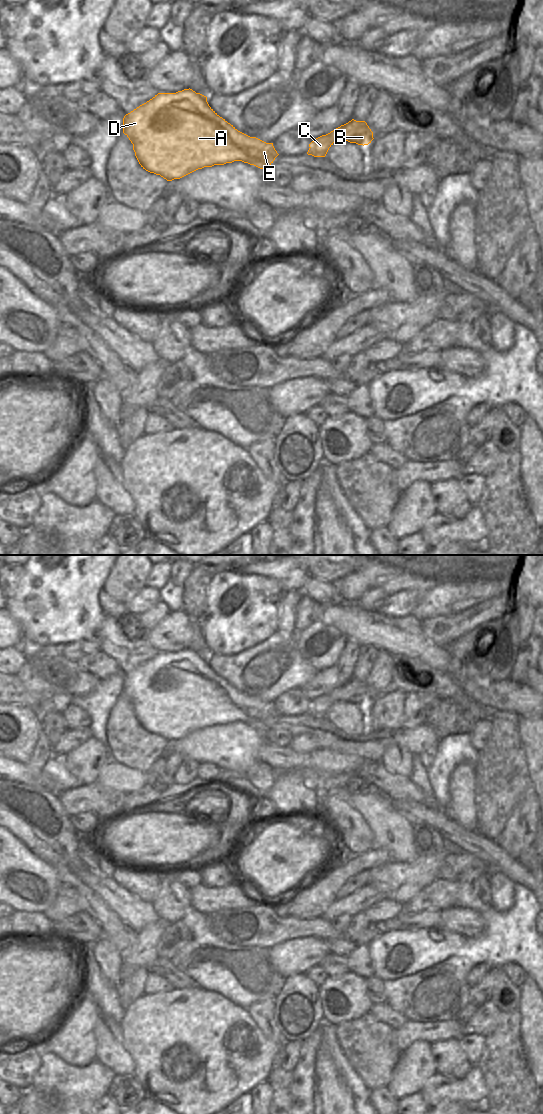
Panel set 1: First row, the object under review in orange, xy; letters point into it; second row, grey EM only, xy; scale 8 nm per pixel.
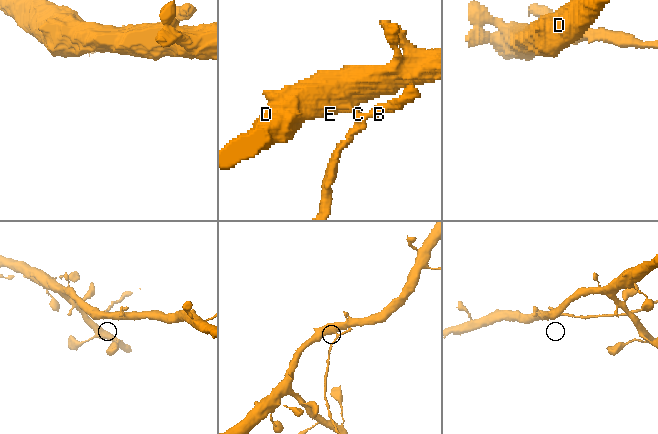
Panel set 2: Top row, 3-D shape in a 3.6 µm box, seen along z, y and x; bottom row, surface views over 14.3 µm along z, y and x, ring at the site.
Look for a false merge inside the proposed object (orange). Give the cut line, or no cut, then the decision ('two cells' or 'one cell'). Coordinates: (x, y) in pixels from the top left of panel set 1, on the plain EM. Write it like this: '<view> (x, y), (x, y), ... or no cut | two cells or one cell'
xy (309, 708), (311, 714) | two cells

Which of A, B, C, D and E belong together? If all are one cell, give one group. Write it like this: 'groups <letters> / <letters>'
groups A D E / B C

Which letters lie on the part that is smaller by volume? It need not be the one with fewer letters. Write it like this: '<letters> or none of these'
B, C

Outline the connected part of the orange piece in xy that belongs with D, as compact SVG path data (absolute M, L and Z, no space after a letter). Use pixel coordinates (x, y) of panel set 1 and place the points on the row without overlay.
M192 649L158 653L123 678L123 693L133 704L143 729L167 741L180 739L198 729L242 721L269 729L279 715L273 703L266 703L238 691L208 664L207 657Z

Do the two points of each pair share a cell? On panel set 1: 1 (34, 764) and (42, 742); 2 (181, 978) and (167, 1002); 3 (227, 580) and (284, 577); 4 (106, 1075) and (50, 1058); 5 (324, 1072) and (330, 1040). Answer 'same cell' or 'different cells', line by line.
1: same cell
2: different cells
3: different cells
4: same cell
5: different cells

